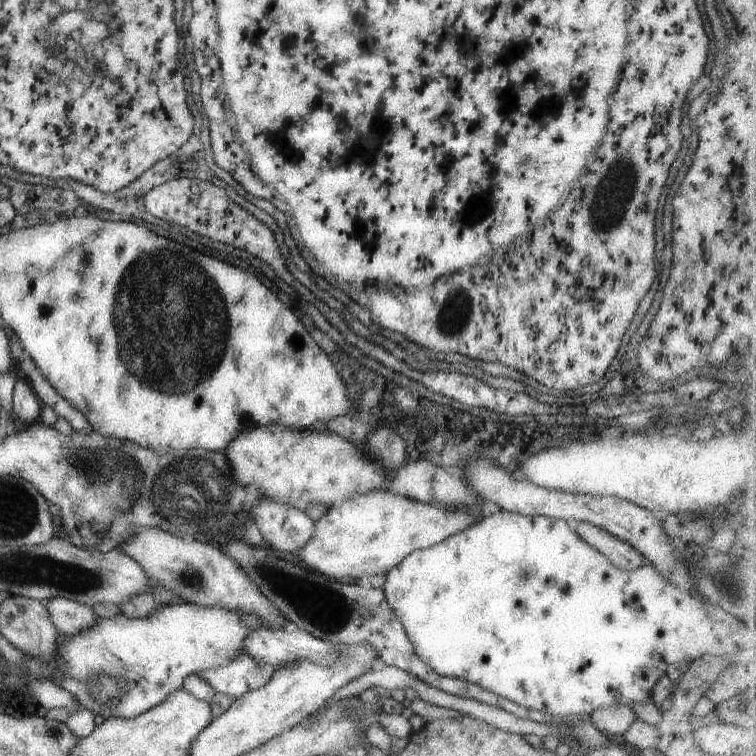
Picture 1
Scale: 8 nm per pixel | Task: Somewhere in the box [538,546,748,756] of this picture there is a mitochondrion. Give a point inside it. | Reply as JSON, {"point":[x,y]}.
{"point":[718,580]}

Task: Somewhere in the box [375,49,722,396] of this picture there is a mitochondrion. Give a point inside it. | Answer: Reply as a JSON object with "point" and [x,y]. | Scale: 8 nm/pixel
{"point":[615,205]}

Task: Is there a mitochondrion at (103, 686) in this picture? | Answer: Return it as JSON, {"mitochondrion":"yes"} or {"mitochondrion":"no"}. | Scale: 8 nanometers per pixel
{"mitochondrion":"yes"}

